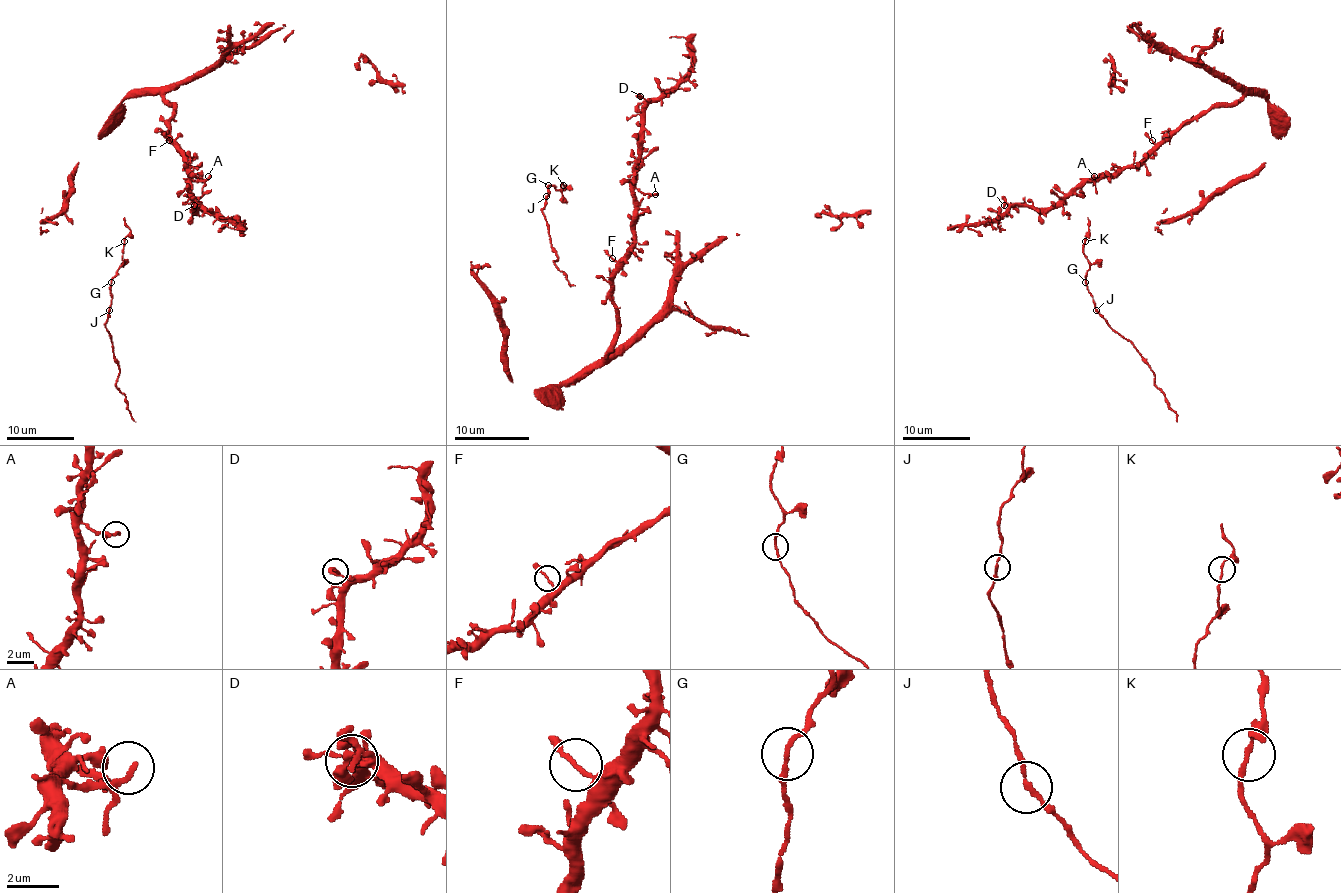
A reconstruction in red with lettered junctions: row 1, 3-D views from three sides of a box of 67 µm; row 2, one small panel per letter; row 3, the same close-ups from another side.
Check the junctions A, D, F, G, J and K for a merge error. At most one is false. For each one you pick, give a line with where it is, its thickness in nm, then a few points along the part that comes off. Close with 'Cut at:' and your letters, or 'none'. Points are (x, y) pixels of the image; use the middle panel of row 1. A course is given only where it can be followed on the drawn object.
Cut at: none

